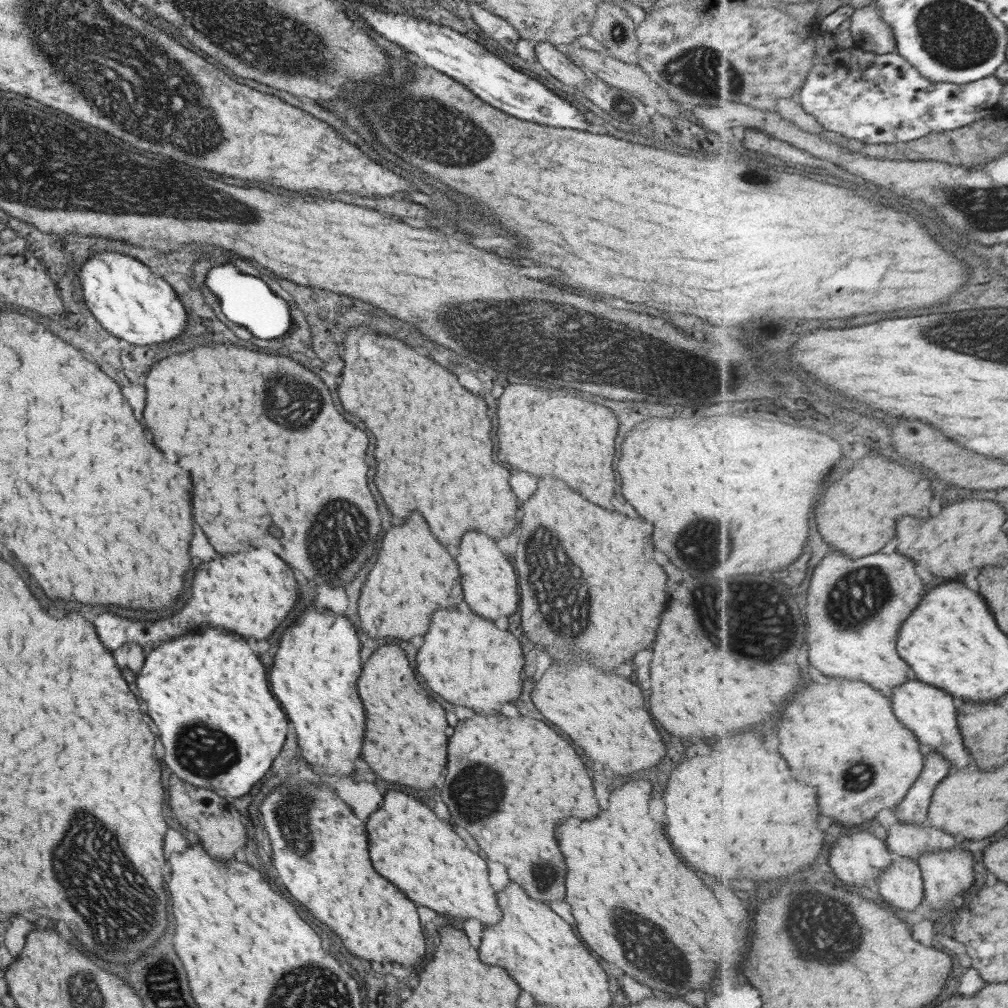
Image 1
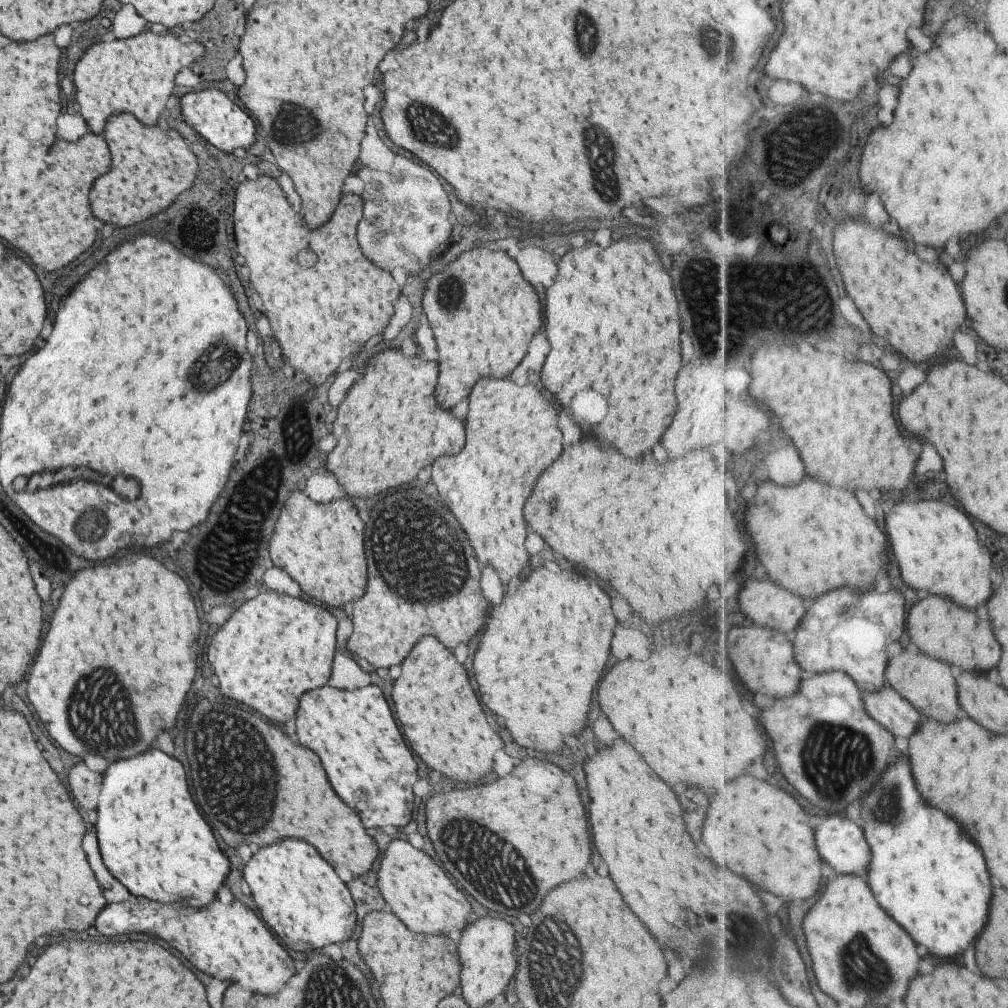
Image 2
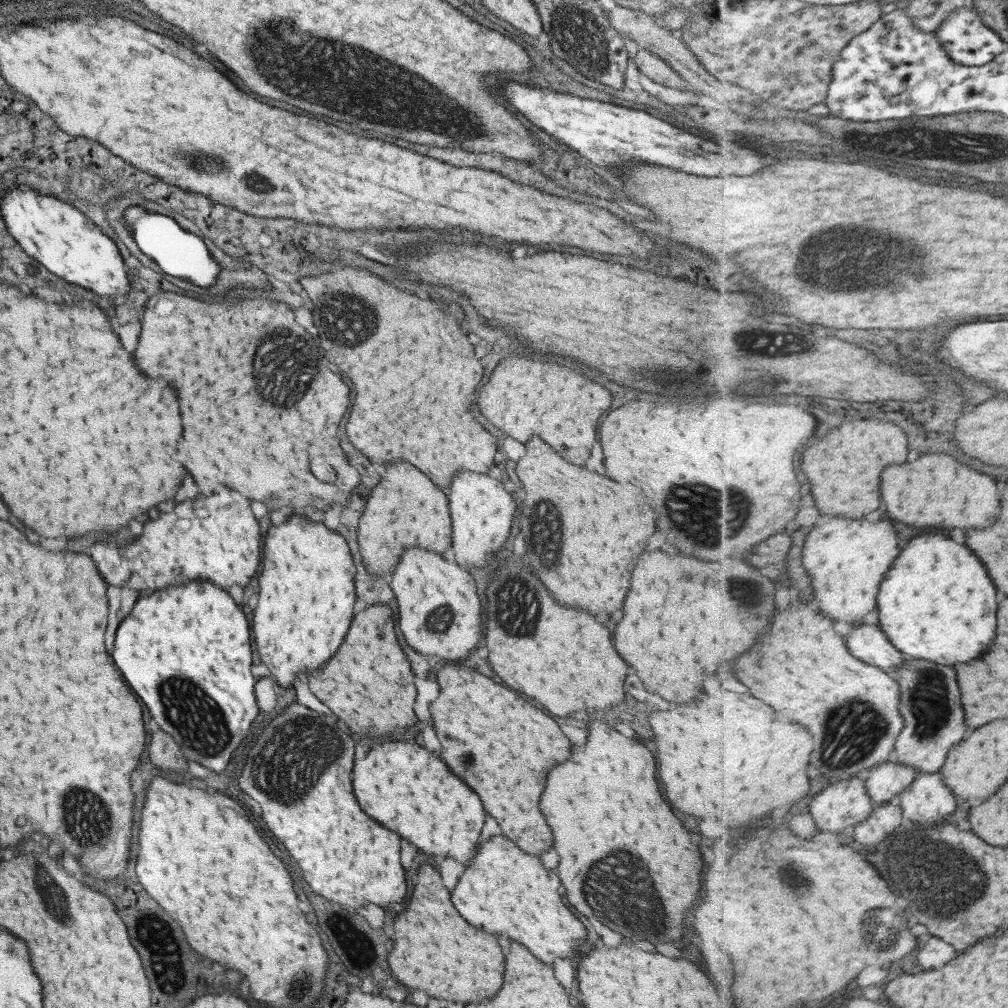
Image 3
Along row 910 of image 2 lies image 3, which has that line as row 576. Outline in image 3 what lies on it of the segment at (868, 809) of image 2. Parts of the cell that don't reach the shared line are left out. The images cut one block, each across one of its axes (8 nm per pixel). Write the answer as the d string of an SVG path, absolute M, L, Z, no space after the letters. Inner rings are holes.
M937 532L921 534L907 544L907 550L901 552L901 556L898 556L898 559L895 560L895 568L891 568L891 572L887 574L886 579L882 582L878 594L878 610L877 619L882 629L890 637L890 641L895 645L895 648L898 648L907 658L911 656L911 658L923 658L923 660L933 660L933 662L939 662L939 664L955 666L959 662L971 662L971 660L979 658L981 654L985 654L993 646L993 640L997 636L997 588L995 588L993 580L989 578L987 568L983 566L983 562L977 556L973 556L971 548L961 546L957 542L951 542L949 538L945 538L943 534L937 534Z

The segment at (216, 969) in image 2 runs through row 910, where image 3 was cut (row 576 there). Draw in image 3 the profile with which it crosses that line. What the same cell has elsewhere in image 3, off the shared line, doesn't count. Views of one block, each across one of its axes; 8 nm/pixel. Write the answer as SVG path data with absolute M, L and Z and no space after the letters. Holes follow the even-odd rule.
M225 488L221 490L221 494L205 496L199 502L181 502L173 508L173 512L159 514L155 522L151 520L143 526L143 534L125 550L113 550L105 544L93 544L89 556L99 576L109 586L137 588L139 596L147 597L153 589L167 588L167 584L183 584L194 578L213 582L223 590L233 584L243 589L248 580L258 572L261 556L259 544L259 526L251 514L249 500Z

